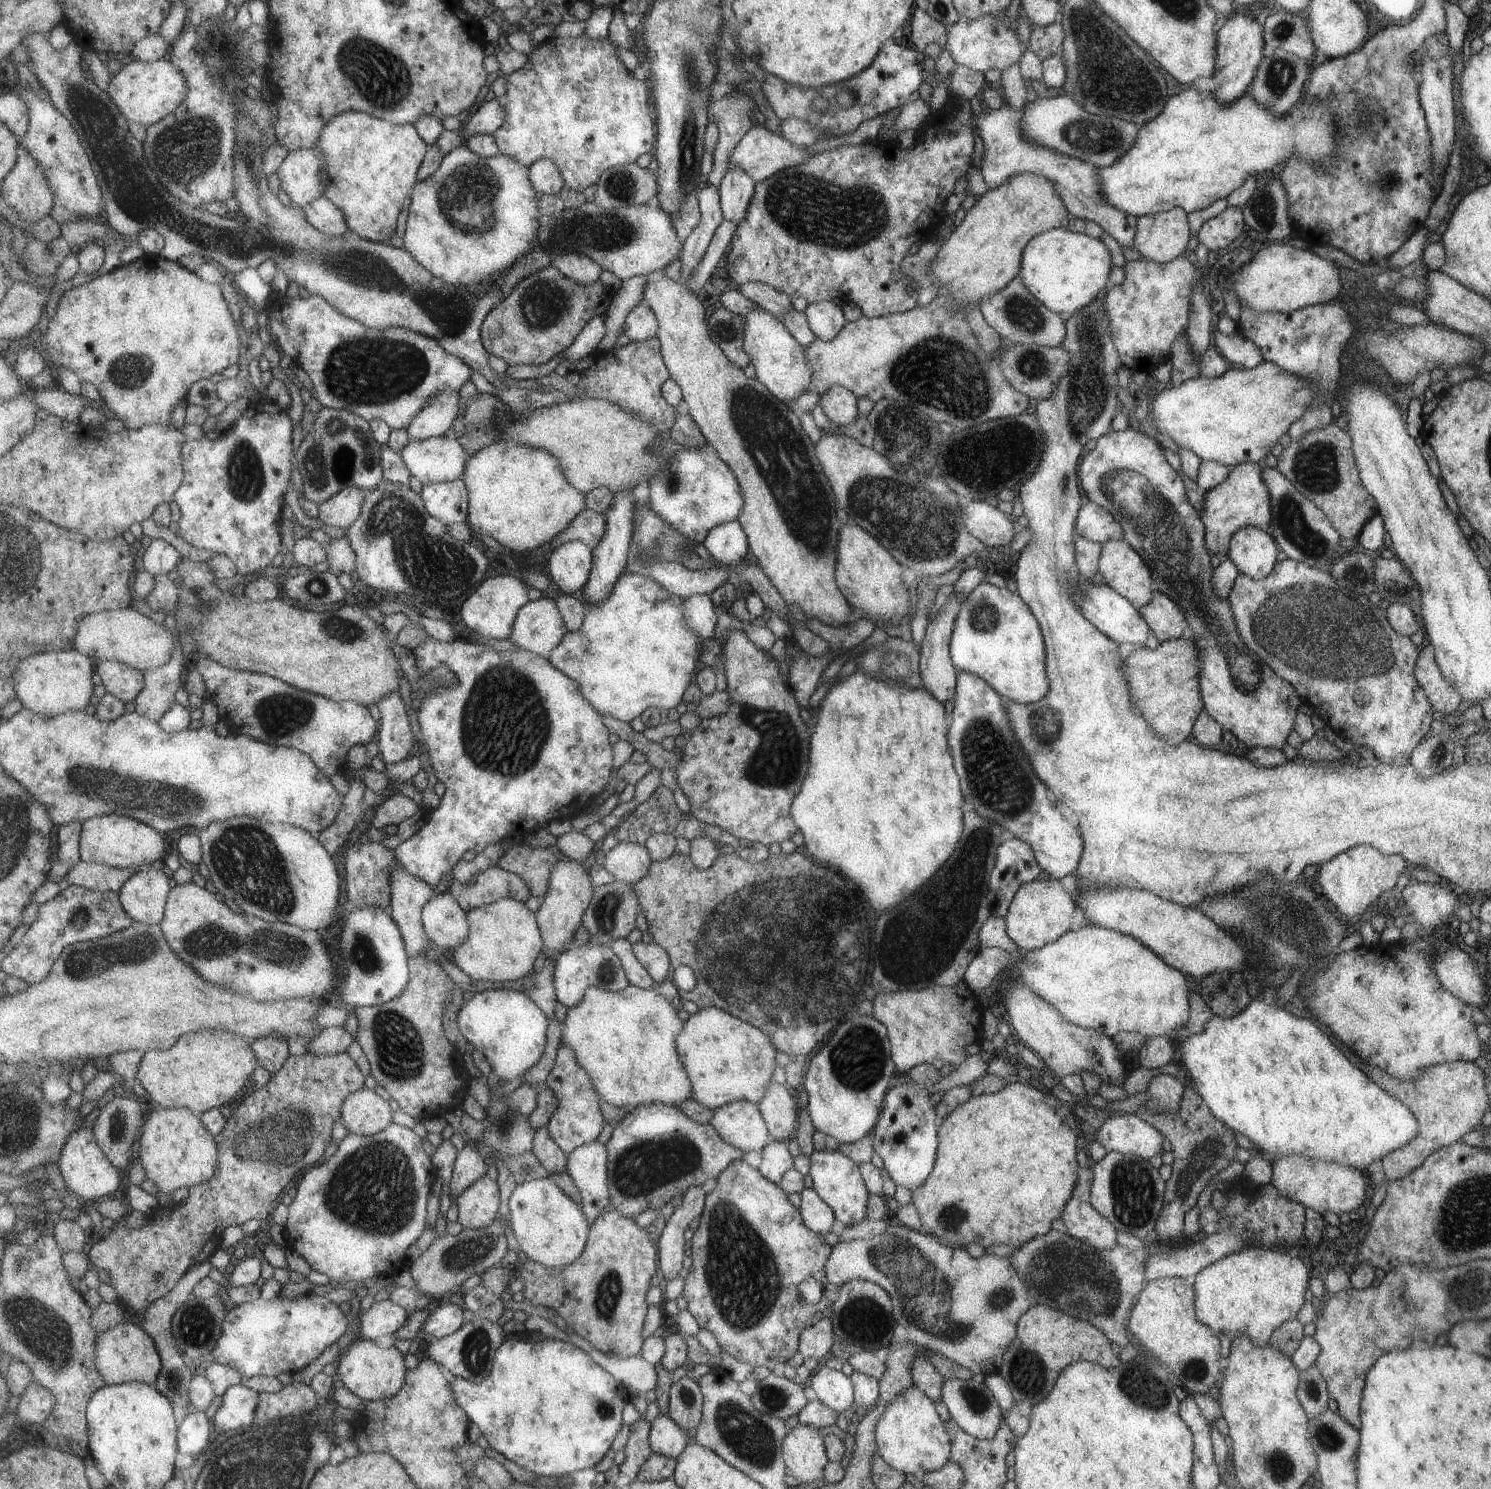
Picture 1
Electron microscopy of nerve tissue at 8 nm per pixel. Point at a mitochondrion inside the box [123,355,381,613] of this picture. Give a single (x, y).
(346, 451)

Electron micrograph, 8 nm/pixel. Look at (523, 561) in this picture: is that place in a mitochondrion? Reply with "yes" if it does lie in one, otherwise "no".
no

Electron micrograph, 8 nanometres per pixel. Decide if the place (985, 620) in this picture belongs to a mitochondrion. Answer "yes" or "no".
yes

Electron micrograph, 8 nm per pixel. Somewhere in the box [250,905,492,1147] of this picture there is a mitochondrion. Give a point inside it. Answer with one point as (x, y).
(395, 1032)

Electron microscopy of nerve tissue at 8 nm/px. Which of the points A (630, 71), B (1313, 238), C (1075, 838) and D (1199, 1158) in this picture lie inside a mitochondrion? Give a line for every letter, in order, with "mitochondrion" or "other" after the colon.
A: other
B: other
C: other
D: mitochondrion

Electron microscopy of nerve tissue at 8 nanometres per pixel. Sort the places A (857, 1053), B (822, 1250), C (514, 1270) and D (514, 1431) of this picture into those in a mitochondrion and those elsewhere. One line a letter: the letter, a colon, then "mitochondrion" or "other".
A: mitochondrion
B: other
C: other
D: other

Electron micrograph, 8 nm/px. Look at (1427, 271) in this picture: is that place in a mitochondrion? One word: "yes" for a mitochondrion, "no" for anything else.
no

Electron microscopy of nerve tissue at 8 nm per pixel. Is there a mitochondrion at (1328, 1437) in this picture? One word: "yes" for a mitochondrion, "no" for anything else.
yes

